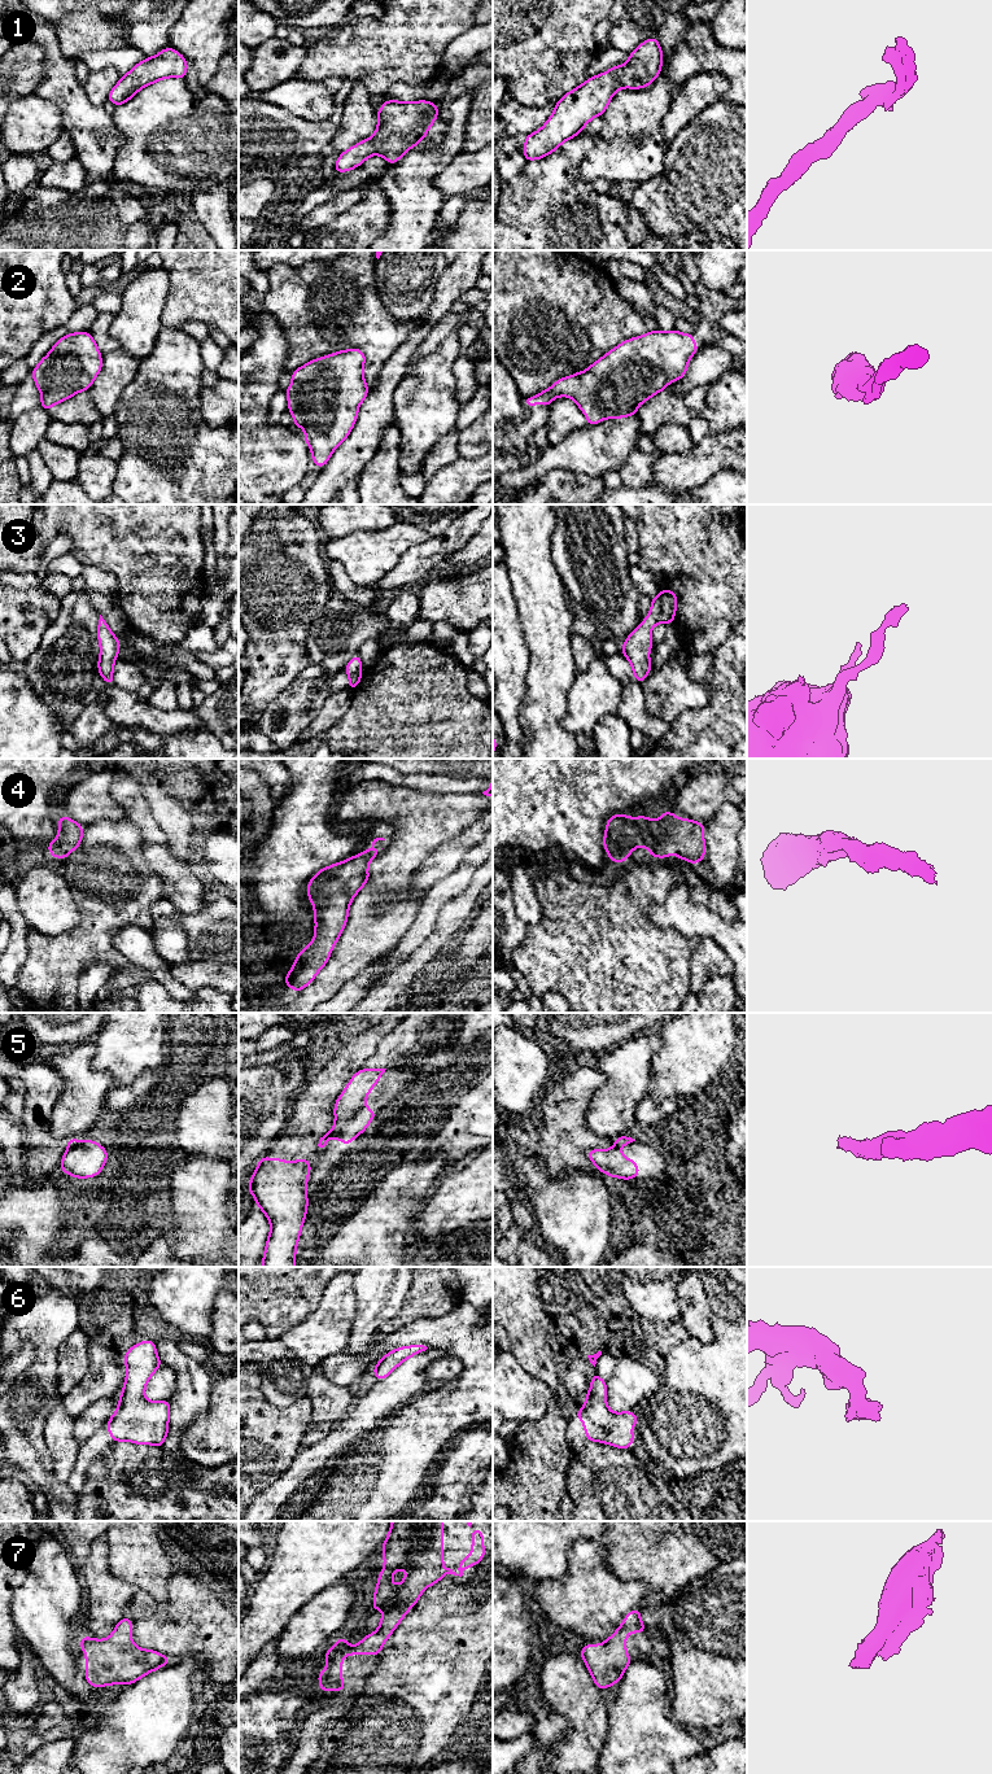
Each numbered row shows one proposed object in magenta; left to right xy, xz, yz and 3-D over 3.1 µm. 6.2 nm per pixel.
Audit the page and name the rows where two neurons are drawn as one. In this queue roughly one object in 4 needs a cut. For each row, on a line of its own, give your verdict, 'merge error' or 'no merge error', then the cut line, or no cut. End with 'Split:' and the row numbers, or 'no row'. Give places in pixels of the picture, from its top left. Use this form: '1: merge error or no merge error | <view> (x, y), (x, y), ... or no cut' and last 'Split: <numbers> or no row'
1: no merge error | no cut
2: no merge error | no cut
3: no merge error | no cut
4: no merge error | no cut
5: merge error | yz (615, 1144), (617, 1147)
6: no merge error | no cut
7: no merge error | no cut
Split: 5

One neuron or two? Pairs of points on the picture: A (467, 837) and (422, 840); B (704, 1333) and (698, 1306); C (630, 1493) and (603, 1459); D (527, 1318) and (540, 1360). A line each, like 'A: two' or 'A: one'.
A: two
B: one
C: one
D: one

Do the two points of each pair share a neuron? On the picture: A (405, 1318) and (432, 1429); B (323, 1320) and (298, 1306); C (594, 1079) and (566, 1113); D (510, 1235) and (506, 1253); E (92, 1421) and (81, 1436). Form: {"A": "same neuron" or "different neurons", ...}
{"A": "different neurons", "B": "different neurons", "C": "same neuron", "D": "same neuron", "E": "same neuron"}

